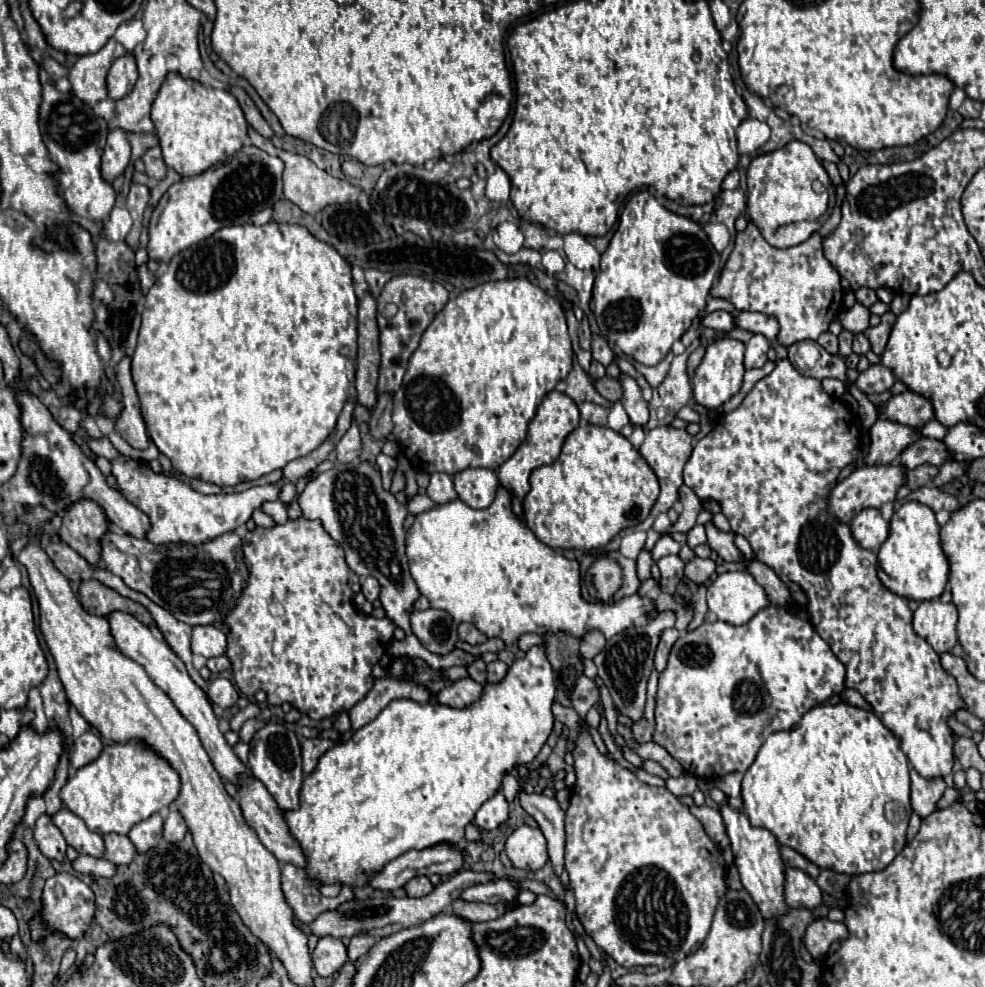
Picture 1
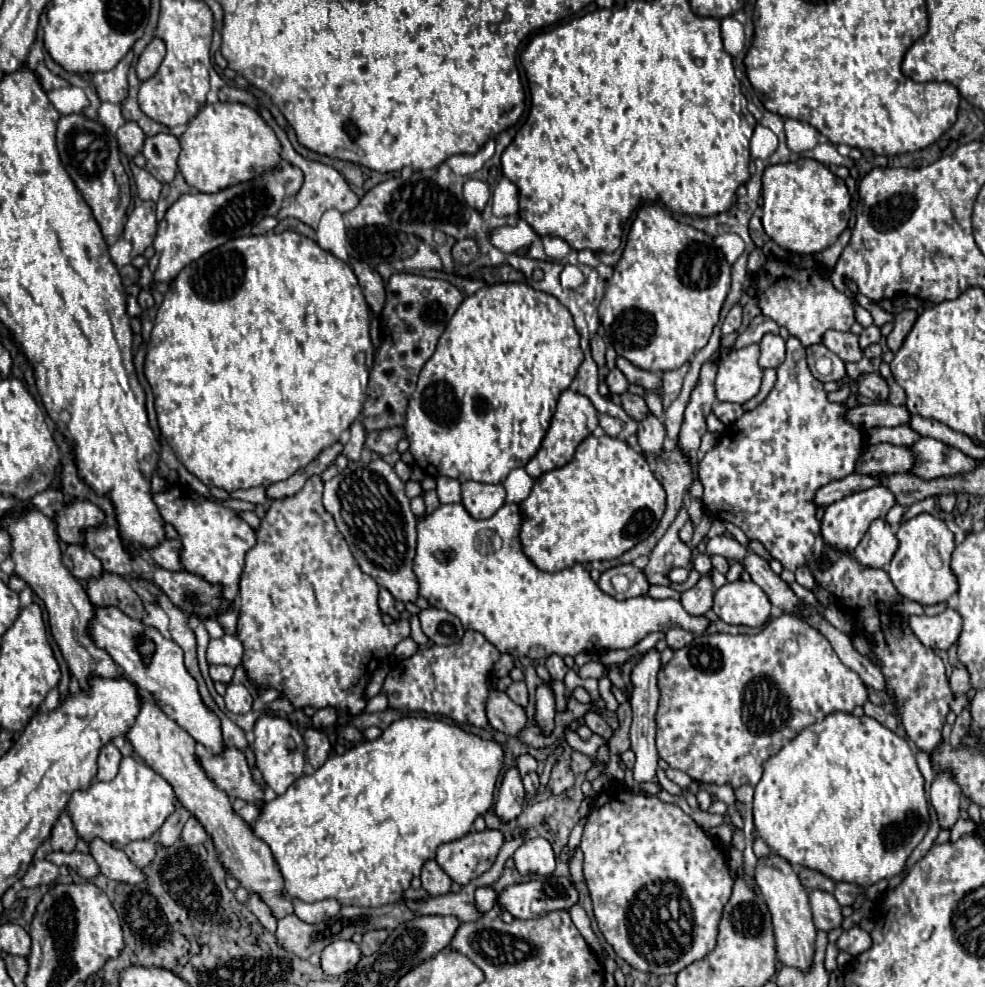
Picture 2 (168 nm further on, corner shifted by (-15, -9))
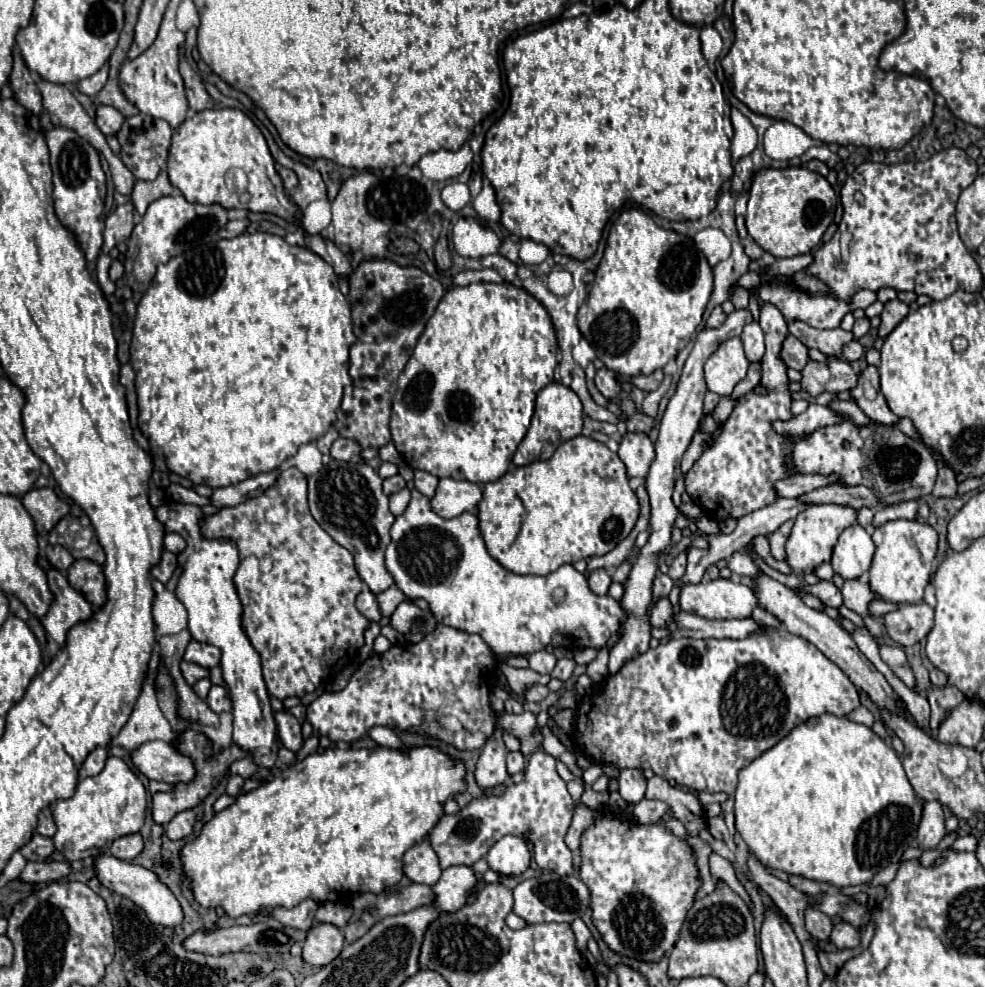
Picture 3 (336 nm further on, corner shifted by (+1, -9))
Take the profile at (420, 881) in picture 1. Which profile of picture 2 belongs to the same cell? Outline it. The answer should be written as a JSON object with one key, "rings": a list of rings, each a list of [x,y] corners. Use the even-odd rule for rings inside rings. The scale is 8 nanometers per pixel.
{"rings":[[[428,861],[422,867],[422,889],[430,895],[446,895],[450,891],[450,877],[444,875],[444,871],[438,867],[436,861]]]}

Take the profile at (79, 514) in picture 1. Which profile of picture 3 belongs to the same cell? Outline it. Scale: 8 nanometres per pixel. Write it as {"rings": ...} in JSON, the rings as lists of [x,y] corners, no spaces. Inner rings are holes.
{"rings":[[[50,487],[30,489],[22,495],[22,505],[30,513],[40,535],[44,535],[44,529],[50,531],[70,511],[68,503],[64,503]]]}

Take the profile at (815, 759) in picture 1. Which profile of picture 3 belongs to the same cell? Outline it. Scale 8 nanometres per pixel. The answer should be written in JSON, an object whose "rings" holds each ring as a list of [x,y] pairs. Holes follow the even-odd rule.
{"rings":[[[824,713],[820,717],[812,717],[806,723],[794,727],[780,743],[776,743],[772,749],[764,751],[758,759],[754,759],[748,767],[744,767],[738,773],[738,787],[736,787],[736,831],[742,835],[742,839],[746,841],[746,845],[750,847],[750,851],[758,857],[758,861],[762,861],[770,869],[786,871],[788,875],[802,875],[802,877],[814,879],[814,881],[824,881],[824,883],[830,883],[834,887],[850,887],[850,885],[870,883],[872,877],[878,871],[882,871],[890,863],[896,863],[902,857],[902,853],[910,845],[914,845],[916,829],[918,829],[918,823],[922,819],[922,807],[924,807],[922,799],[914,793],[912,785],[908,783],[904,767],[902,767],[898,755],[894,753],[894,749],[890,745],[886,745],[866,725],[854,723],[854,721],[846,719],[846,717],[836,717],[836,715]]]}

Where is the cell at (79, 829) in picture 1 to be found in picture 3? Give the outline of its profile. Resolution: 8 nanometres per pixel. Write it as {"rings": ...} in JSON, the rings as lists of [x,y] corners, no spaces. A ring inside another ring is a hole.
{"rings":[[[100,855],[96,861],[96,875],[100,879],[100,883],[104,887],[108,887],[110,891],[134,901],[138,907],[142,907],[148,915],[148,919],[156,925],[164,925],[164,927],[176,927],[182,923],[184,913],[182,907],[178,903],[178,899],[174,897],[174,893],[158,879],[158,875],[146,867],[140,865],[132,865],[126,861],[120,861],[112,855]]]}

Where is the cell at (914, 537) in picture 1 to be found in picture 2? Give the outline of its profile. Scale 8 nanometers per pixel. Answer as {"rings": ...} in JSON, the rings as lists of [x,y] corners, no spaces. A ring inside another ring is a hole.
{"rings":[[[920,513],[908,521],[902,523],[902,527],[896,533],[900,545],[898,551],[890,563],[888,577],[892,579],[896,591],[912,601],[918,601],[920,605],[938,605],[946,603],[956,591],[958,581],[956,575],[950,569],[950,555],[956,547],[954,533],[946,527],[946,523],[938,517],[932,517],[928,513]]]}

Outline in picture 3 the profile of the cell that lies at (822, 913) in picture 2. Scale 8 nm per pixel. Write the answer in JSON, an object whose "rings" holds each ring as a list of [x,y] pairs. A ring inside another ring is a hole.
{"rings":[[[812,907],[806,909],[806,931],[816,939],[816,941],[828,941],[832,933],[832,919],[820,911],[812,911]]]}

